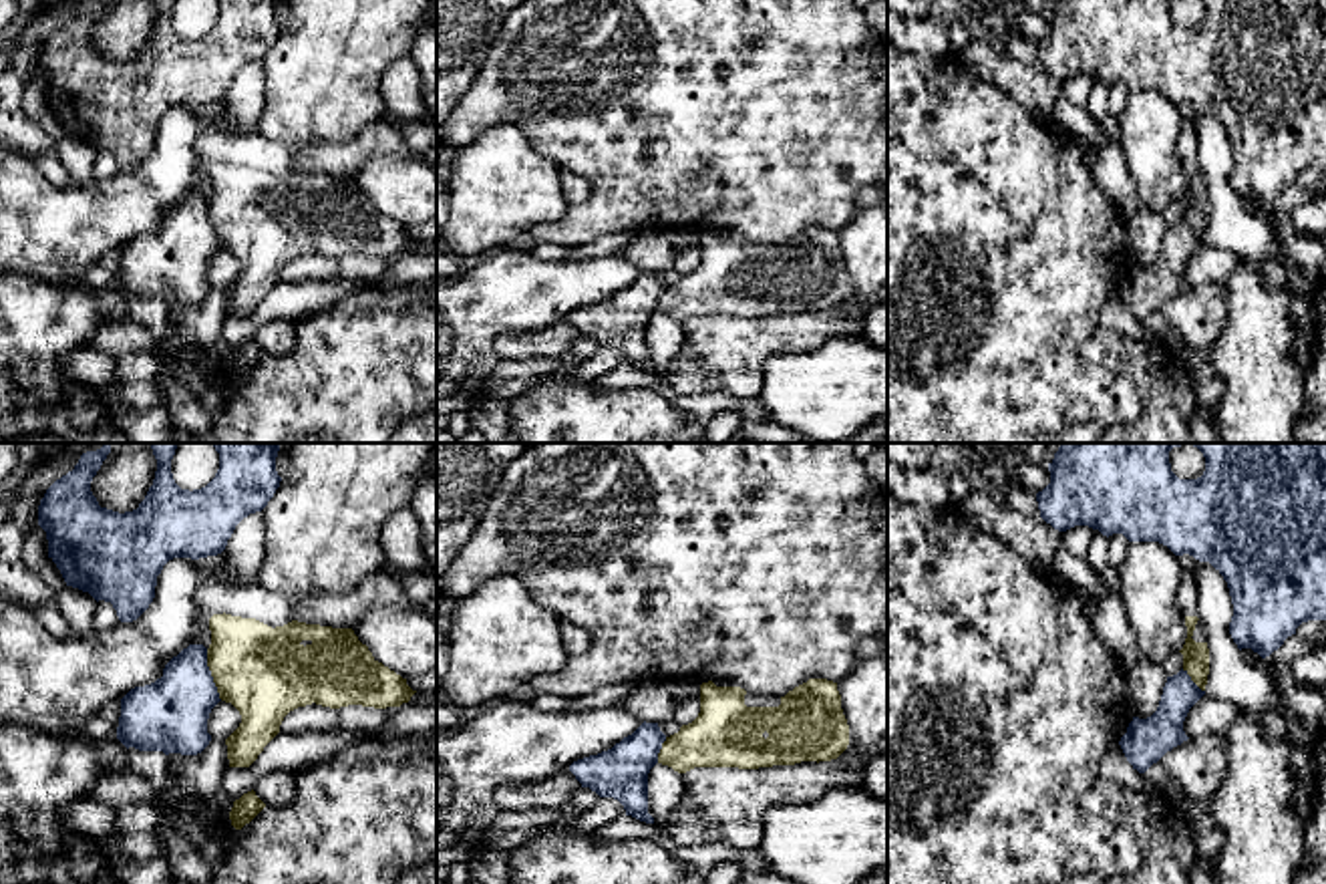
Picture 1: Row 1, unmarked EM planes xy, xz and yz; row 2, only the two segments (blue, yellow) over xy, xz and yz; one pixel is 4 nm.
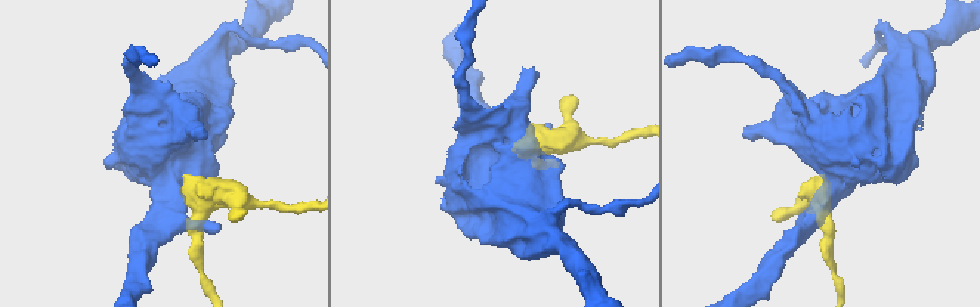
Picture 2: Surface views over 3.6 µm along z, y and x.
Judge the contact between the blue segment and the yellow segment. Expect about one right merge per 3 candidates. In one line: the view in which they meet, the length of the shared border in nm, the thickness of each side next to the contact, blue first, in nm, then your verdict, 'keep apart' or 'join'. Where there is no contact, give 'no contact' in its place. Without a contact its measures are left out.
contact in xy; length 220 nm; calibres 300 and 360 nm; keep apart

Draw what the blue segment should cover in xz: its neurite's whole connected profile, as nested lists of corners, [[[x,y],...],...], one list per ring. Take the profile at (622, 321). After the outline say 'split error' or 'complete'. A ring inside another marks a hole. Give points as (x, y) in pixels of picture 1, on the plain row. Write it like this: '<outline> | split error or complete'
[[[642,272],[612,298],[577,308],[569,320],[600,346],[618,348],[626,364],[654,373],[648,362],[648,322],[658,312],[666,284],[658,272]]] | complete

